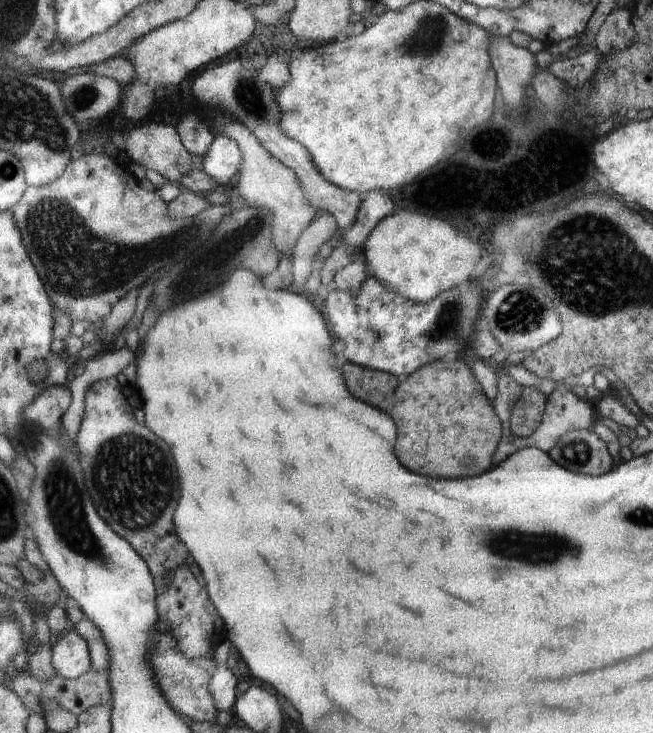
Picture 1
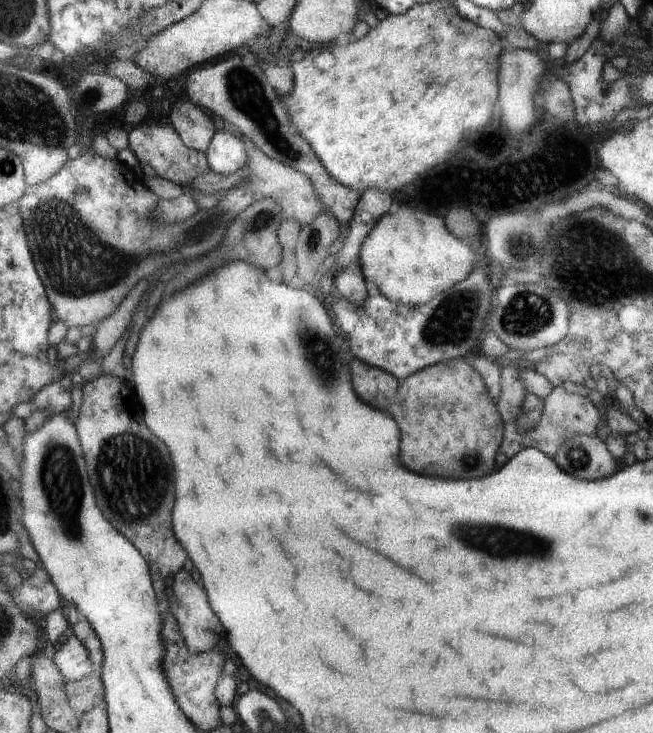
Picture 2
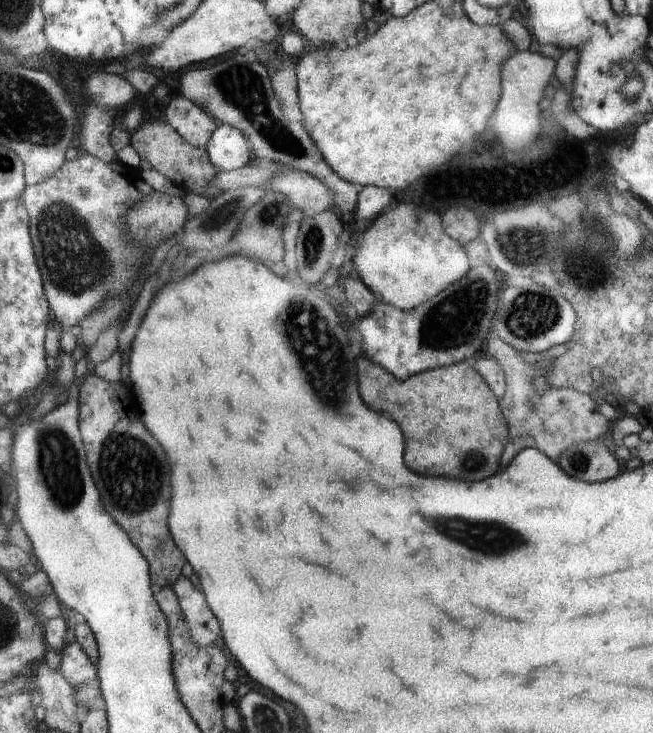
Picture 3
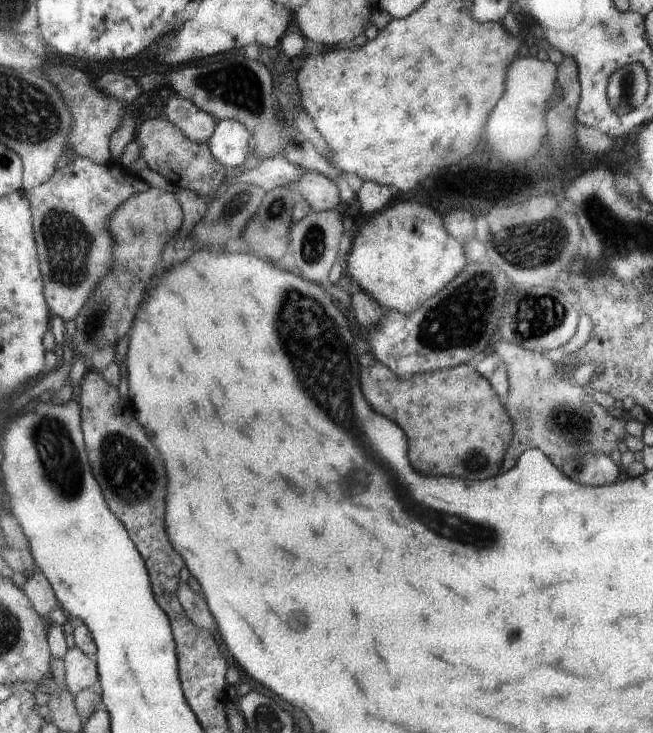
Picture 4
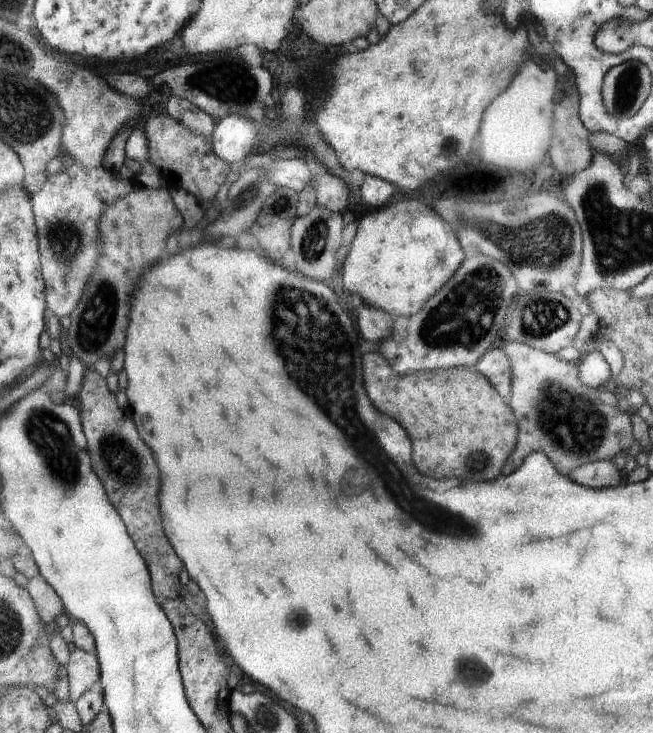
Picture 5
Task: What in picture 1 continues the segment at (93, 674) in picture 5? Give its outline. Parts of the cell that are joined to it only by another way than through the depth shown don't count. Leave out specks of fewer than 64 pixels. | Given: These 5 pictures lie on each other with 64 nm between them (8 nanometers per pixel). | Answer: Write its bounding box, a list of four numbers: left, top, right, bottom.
[51,626,94,680]

